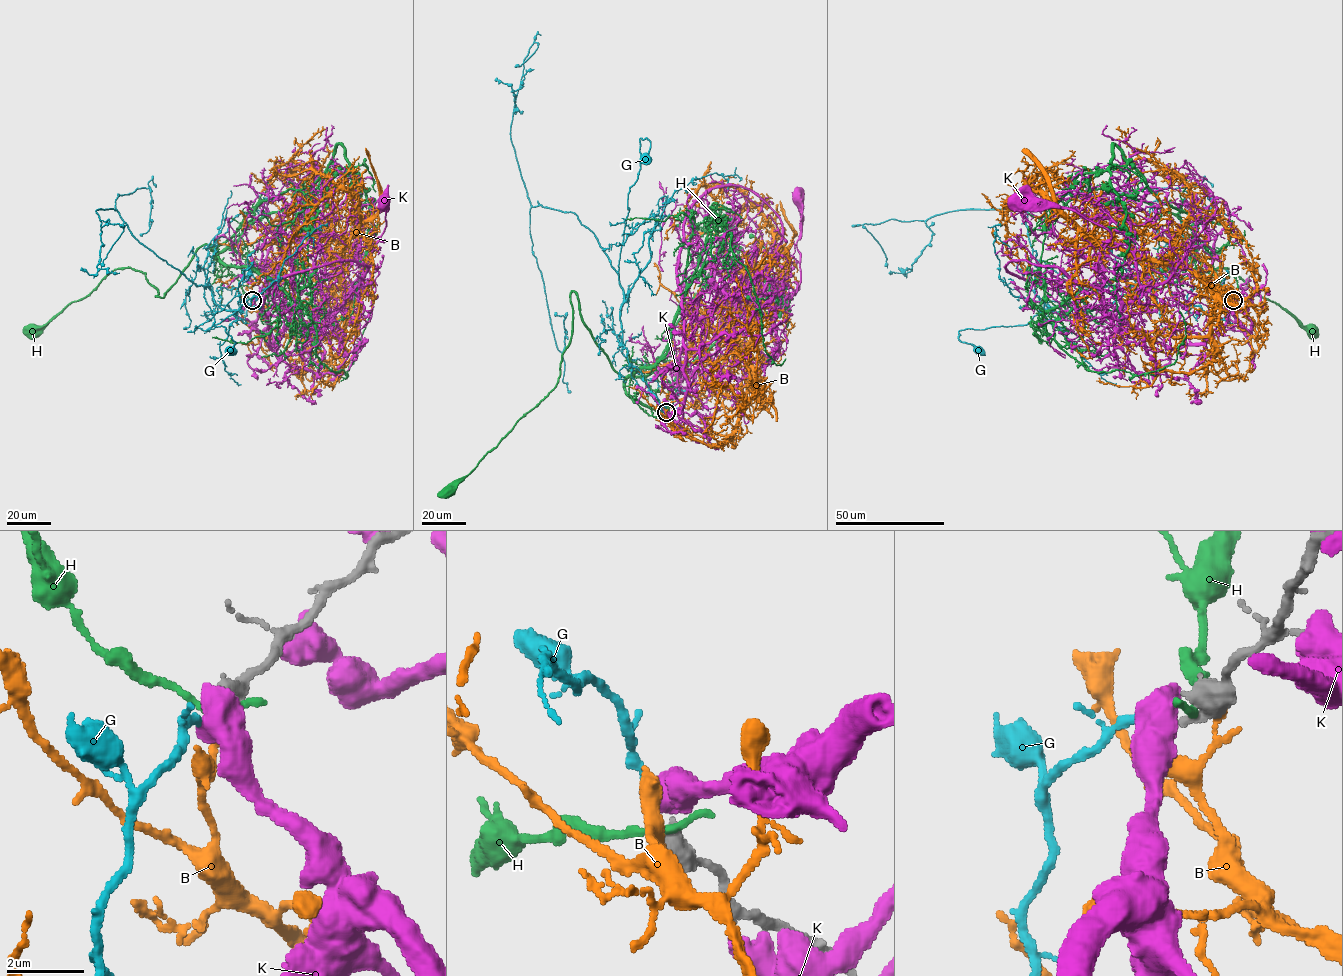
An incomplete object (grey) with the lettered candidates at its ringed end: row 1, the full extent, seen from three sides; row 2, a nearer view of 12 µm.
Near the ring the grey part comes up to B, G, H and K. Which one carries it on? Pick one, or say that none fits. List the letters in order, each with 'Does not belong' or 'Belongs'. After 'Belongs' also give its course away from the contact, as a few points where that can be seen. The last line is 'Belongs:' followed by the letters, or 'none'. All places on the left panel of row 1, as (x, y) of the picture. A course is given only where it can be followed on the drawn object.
B: Does not belong
G: Belongs. Its course: (251, 300), (240, 319), (214, 302), (205, 285), (213, 325), (235, 342), (231, 350)
H: Does not belong
K: Does not belong
Belongs: G

